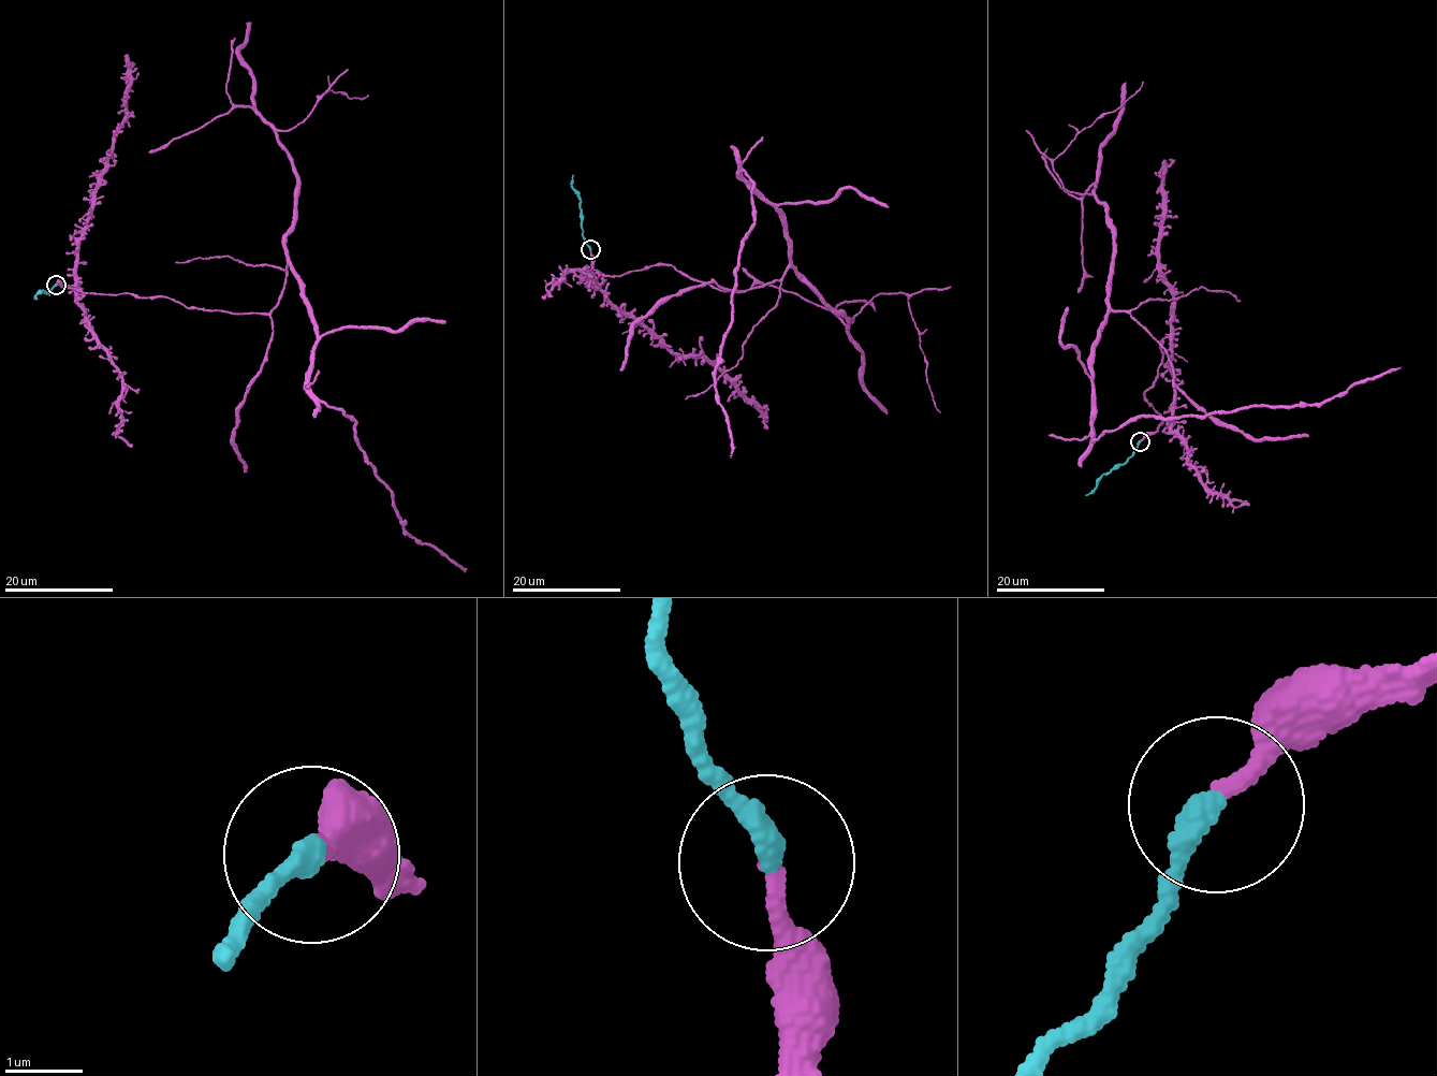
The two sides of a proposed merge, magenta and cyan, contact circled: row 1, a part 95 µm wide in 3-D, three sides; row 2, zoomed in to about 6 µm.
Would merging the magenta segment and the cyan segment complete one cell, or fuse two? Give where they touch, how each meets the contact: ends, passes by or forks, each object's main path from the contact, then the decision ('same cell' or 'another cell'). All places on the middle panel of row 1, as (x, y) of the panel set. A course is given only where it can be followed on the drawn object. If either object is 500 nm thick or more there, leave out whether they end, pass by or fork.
place (590, 249); magenta ends; cyan ends; course magenta (589, 249), (605, 275), (759, 288), (790, 261), (775, 208), (741, 170), (753, 226), (714, 376), (731, 457); course cyan (589, 249), (581, 227), (580, 202), (571, 183), (573, 174); same cell

